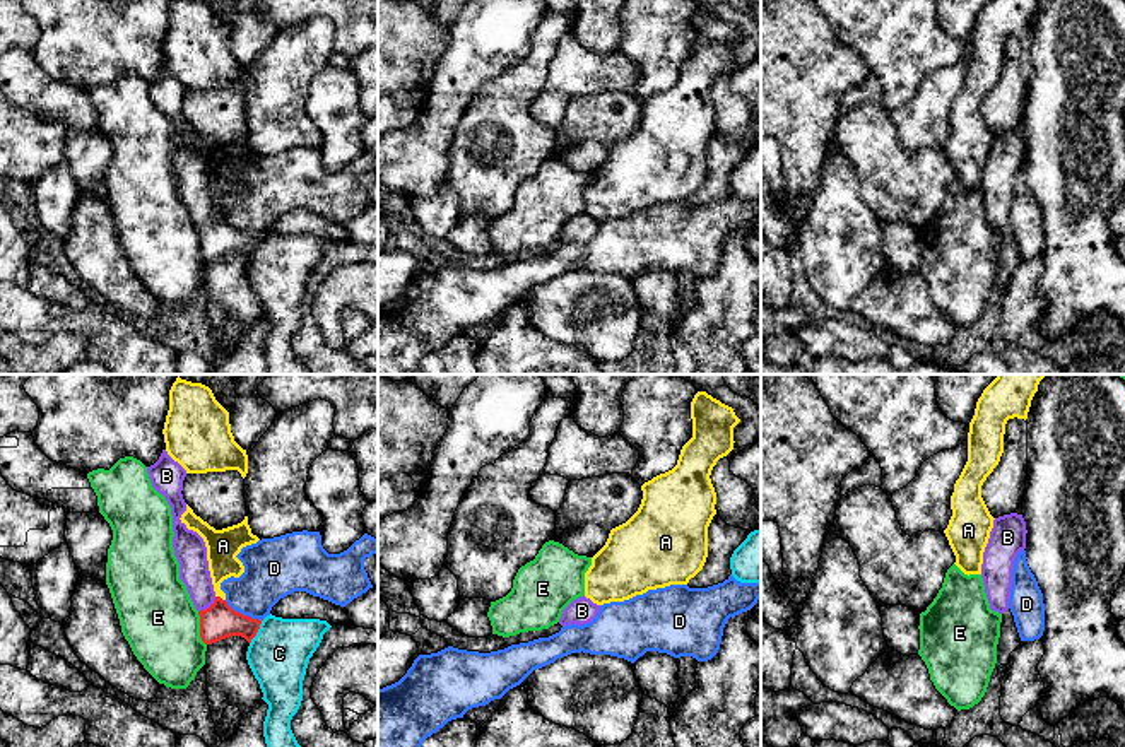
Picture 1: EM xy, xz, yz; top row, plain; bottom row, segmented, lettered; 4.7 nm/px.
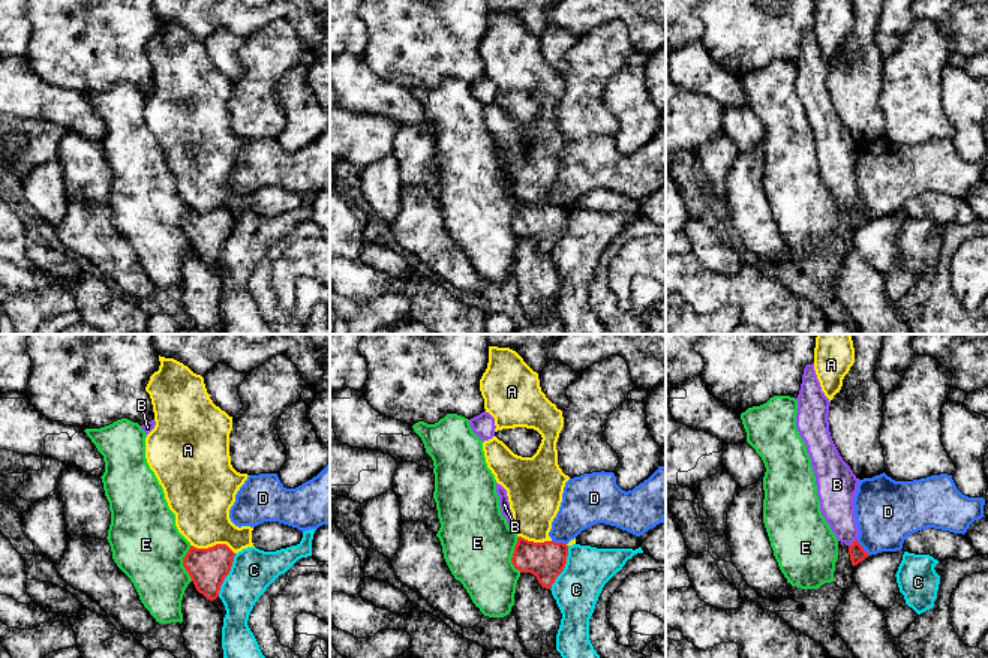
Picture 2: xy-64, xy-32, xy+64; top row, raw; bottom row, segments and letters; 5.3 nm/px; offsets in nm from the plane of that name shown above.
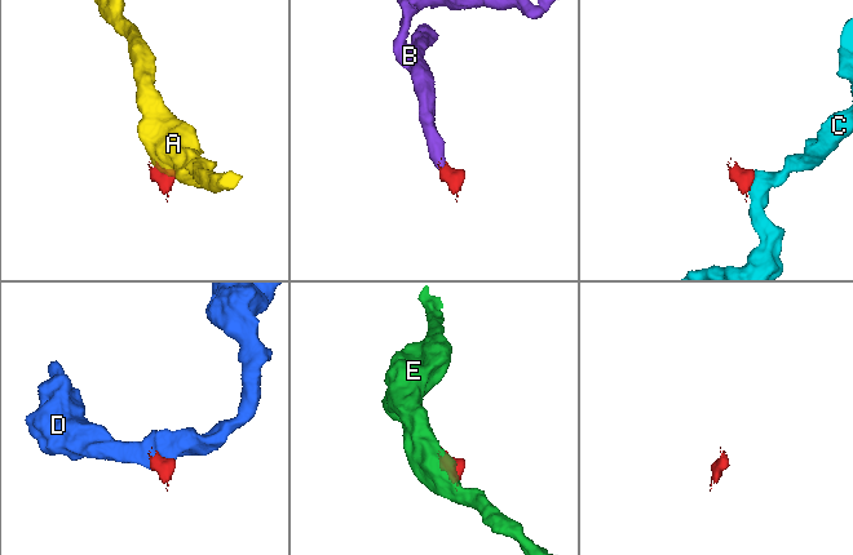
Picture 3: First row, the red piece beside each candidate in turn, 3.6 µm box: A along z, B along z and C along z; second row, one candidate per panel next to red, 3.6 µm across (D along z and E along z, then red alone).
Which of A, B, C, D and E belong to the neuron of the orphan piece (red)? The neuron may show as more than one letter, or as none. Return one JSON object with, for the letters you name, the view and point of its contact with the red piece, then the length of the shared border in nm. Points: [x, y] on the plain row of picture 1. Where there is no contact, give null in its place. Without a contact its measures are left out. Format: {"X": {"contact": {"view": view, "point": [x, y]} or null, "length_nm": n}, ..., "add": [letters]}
{"B": {"contact": {"view": "xy", "point": [209, 224]}, "length_nm": 120}, "add": ["B"]}

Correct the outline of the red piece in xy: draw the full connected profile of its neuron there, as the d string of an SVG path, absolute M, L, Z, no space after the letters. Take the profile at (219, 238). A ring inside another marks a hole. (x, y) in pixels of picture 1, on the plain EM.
M162 67L159 77L147 84L147 91L152 104L162 111L171 123L173 166L180 179L180 197L185 200L198 227L202 258L212 262L231 253L241 253L251 260L262 238L233 227L226 217L215 212L205 159L180 137L186 128L186 120L181 111L186 87Z

